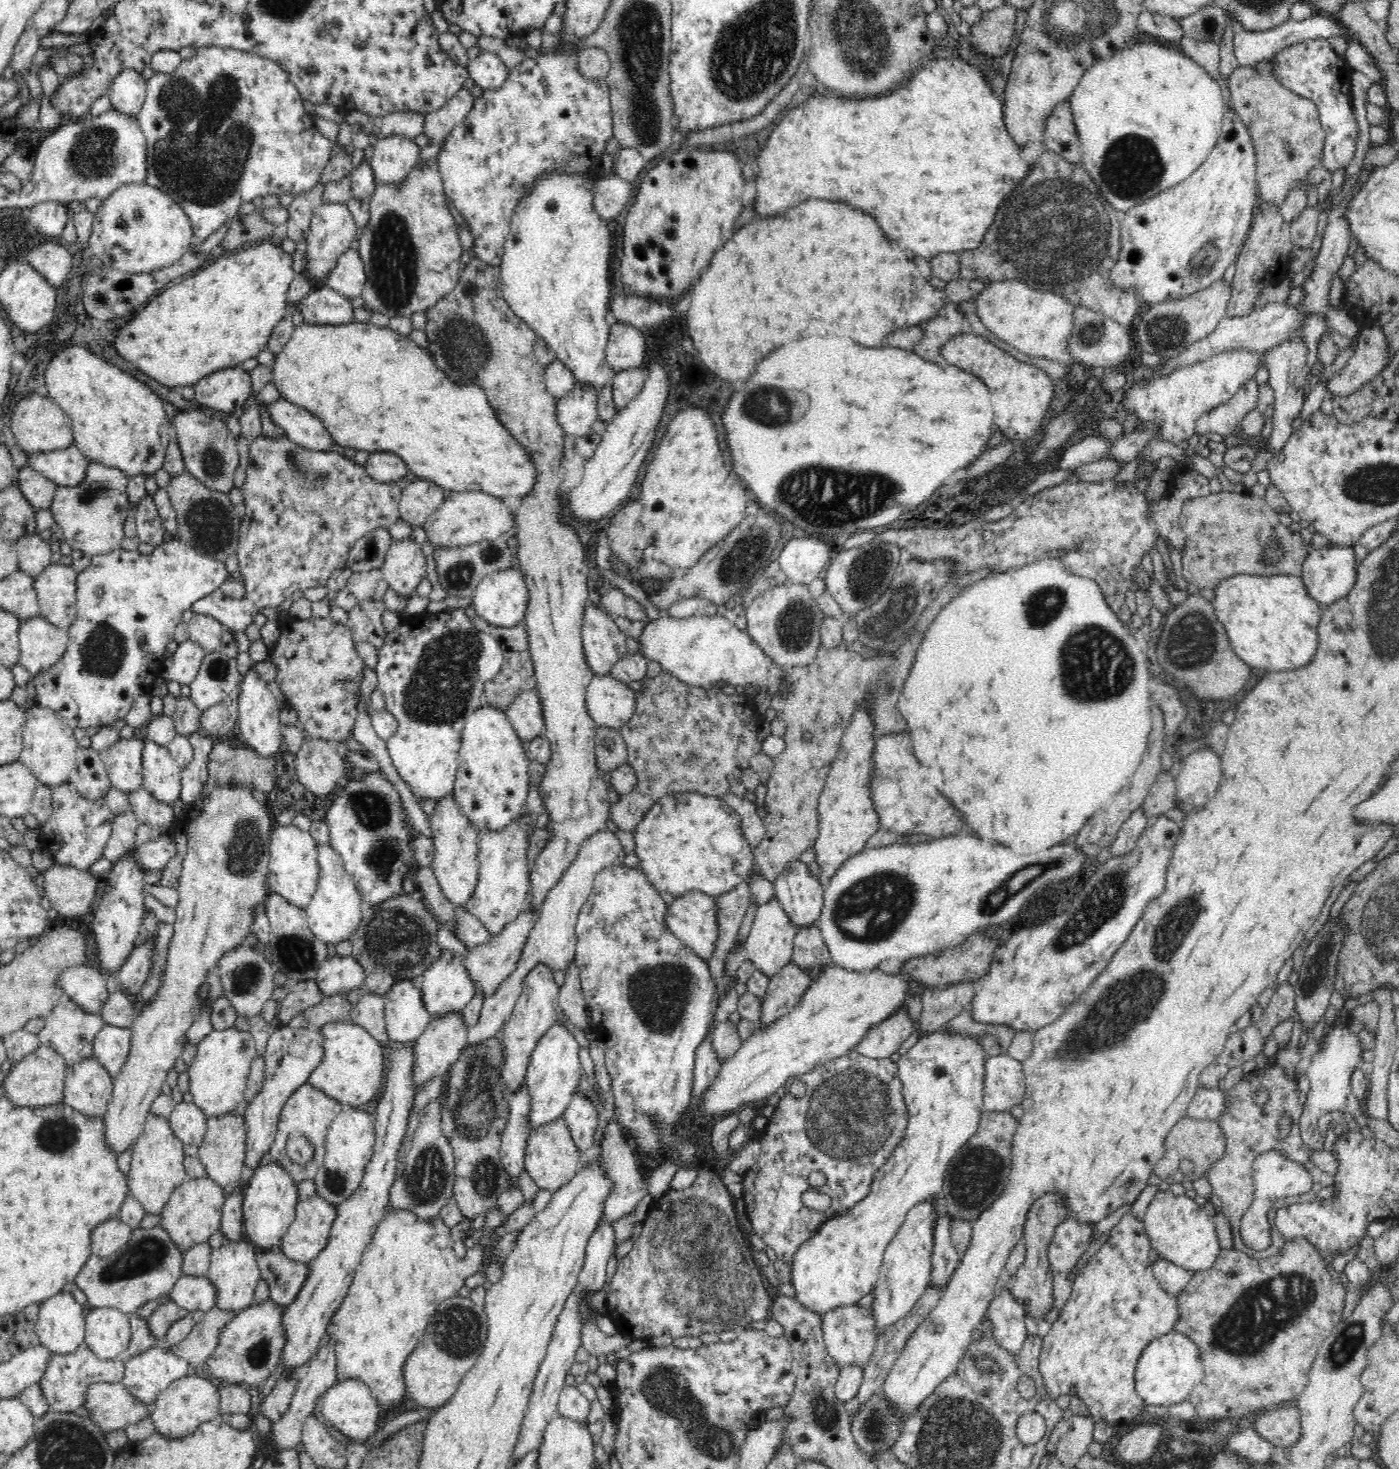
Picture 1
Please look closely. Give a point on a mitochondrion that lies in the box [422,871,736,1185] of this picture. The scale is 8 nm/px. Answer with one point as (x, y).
(659, 996)

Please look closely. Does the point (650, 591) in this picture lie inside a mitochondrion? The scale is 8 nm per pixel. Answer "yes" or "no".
no

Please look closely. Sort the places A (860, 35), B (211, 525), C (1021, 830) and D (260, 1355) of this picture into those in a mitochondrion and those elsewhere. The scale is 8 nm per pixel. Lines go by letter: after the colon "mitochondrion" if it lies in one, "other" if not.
A: mitochondrion
B: mitochondrion
C: other
D: mitochondrion

